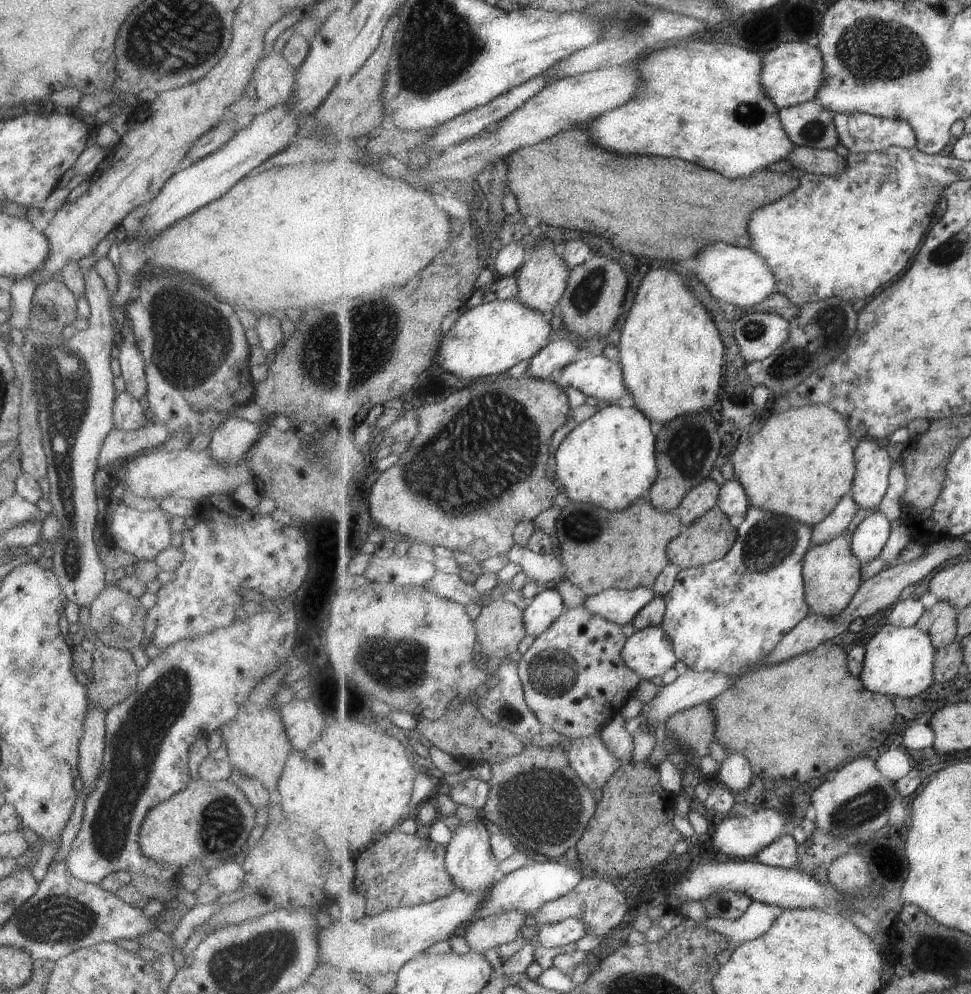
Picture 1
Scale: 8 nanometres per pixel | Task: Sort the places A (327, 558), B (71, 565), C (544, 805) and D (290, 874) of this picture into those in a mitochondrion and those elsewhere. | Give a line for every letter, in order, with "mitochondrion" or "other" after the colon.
A: other
B: mitochondrion
C: mitochondrion
D: other

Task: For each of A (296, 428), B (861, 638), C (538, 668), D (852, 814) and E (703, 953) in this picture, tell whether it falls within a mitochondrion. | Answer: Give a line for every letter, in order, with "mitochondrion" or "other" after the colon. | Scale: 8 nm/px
A: other
B: other
C: mitochondrion
D: mitochondrion
E: other

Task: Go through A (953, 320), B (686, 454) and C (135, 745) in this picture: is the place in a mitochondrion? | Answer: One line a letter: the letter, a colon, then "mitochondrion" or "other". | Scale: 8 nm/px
A: other
B: mitochondrion
C: mitochondrion

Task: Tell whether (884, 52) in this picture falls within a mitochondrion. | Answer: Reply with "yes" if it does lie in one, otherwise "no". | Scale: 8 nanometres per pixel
yes

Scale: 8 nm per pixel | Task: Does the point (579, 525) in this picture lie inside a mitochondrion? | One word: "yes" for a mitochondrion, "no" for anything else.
yes

